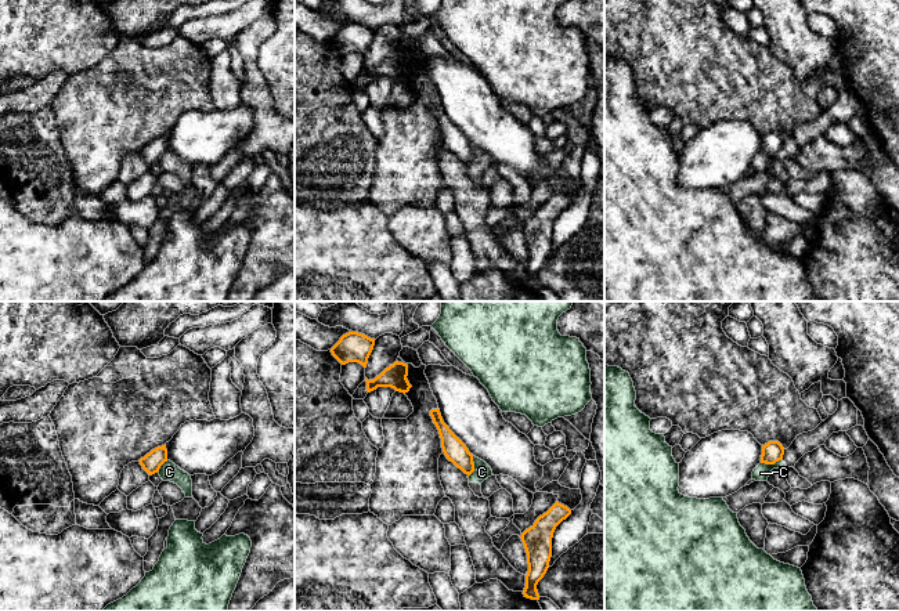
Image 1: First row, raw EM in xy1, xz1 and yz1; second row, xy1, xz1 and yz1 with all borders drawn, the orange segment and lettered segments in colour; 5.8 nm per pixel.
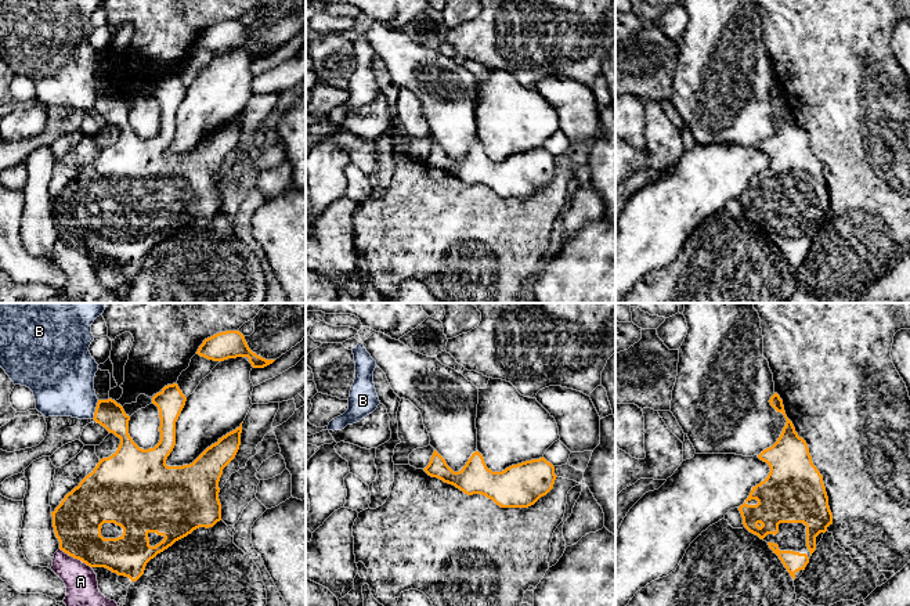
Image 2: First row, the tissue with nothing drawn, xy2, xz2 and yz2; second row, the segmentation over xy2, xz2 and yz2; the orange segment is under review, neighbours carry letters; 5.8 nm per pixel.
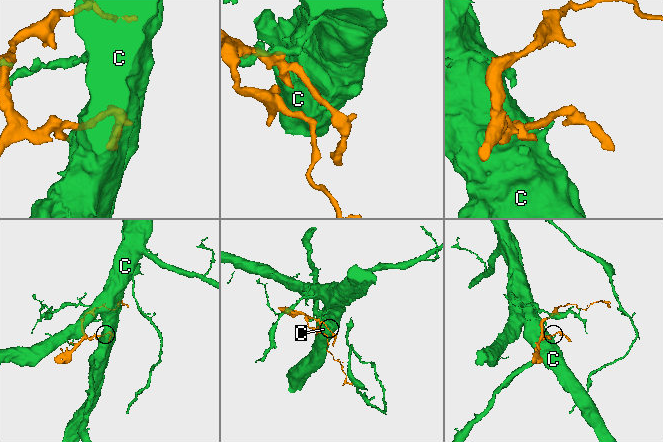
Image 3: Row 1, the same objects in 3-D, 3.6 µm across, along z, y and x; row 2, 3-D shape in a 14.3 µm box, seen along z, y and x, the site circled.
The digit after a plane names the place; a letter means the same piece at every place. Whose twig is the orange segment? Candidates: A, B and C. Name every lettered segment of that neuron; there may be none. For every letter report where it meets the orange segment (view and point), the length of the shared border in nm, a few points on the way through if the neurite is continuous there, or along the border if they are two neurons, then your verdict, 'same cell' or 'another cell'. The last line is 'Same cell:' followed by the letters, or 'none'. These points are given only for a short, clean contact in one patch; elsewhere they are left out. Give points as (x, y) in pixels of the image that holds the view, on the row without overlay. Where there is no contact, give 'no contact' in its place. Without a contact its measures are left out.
A: meets orange in xy2 at (75, 248); contact 220 nm long; border along xy2 (60, 238), (90, 258); another cell
B: meets orange in xy2 at (96, 100); contact 120 nm long; border along xy2 (98, 90), (91, 108); another cell
C: meets orange in xz1 at (473, 158); contact 130 nm long; border along xz1 (473, 147), (473, 162), (468, 167); another cell
Same cell: none

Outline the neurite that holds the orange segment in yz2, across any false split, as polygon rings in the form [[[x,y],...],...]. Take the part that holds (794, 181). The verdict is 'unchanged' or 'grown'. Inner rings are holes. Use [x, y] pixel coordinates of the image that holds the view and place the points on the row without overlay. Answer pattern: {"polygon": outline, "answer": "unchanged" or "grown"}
{"polygon": [[[774,83],[769,93],[787,112],[777,131],[758,145],[770,162],[752,177],[739,201],[744,217],[768,232],[795,270],[833,214],[833,203],[823,166],[787,108],[783,90]]], "answer": "grown"}

